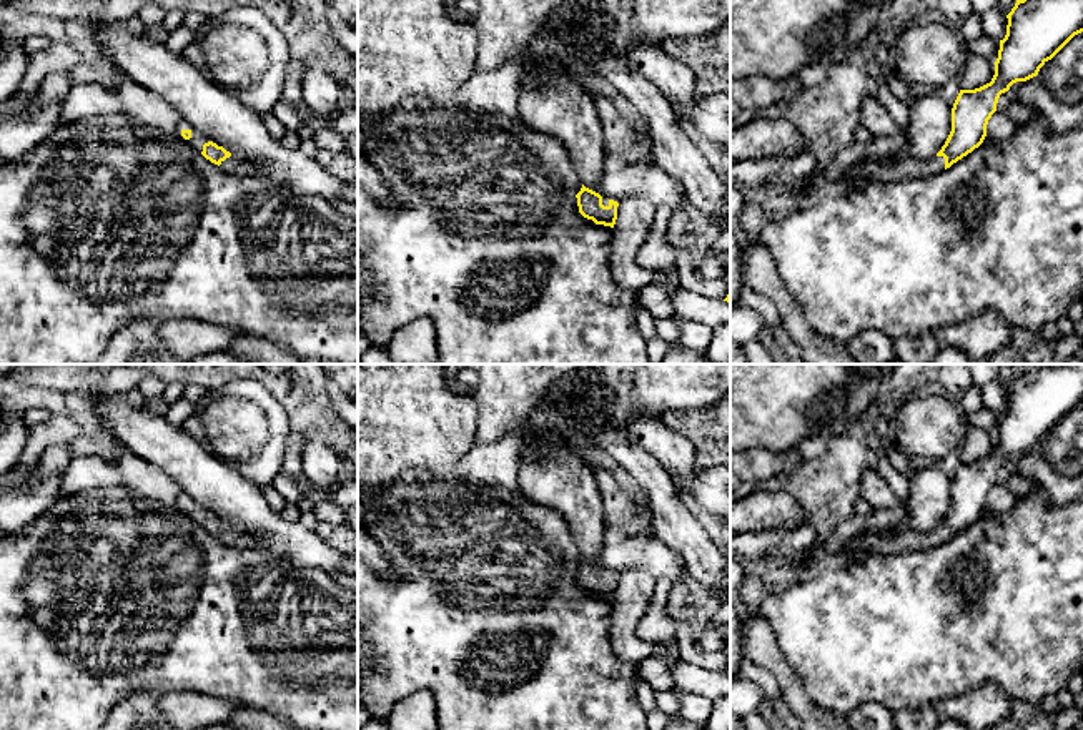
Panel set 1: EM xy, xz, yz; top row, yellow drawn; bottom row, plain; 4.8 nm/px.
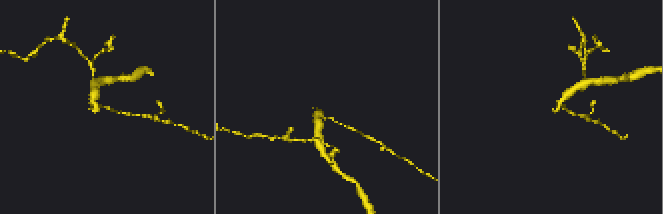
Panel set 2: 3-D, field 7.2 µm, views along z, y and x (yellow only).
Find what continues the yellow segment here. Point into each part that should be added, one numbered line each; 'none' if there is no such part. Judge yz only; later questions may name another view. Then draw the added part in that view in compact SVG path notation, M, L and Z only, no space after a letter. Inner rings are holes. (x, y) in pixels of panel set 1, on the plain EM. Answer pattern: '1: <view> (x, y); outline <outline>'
1: yz (902, 537); outline M907 520L888 529L873 529L853 537L845 552L837 552L845 557L843 565L850 565L880 554L893 554L905 550L920 550L935 547L945 542L945 530L935 529L930 534L913 530Z

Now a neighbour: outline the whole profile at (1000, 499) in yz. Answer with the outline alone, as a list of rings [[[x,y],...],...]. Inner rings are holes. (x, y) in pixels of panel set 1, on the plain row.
[[[995,484],[987,497],[987,509],[993,514],[1008,512],[1015,504],[1015,494],[1001,484]]]

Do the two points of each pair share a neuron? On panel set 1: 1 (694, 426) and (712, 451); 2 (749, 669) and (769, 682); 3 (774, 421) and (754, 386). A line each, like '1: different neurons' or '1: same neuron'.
1: same neuron
2: same neuron
3: same neuron

